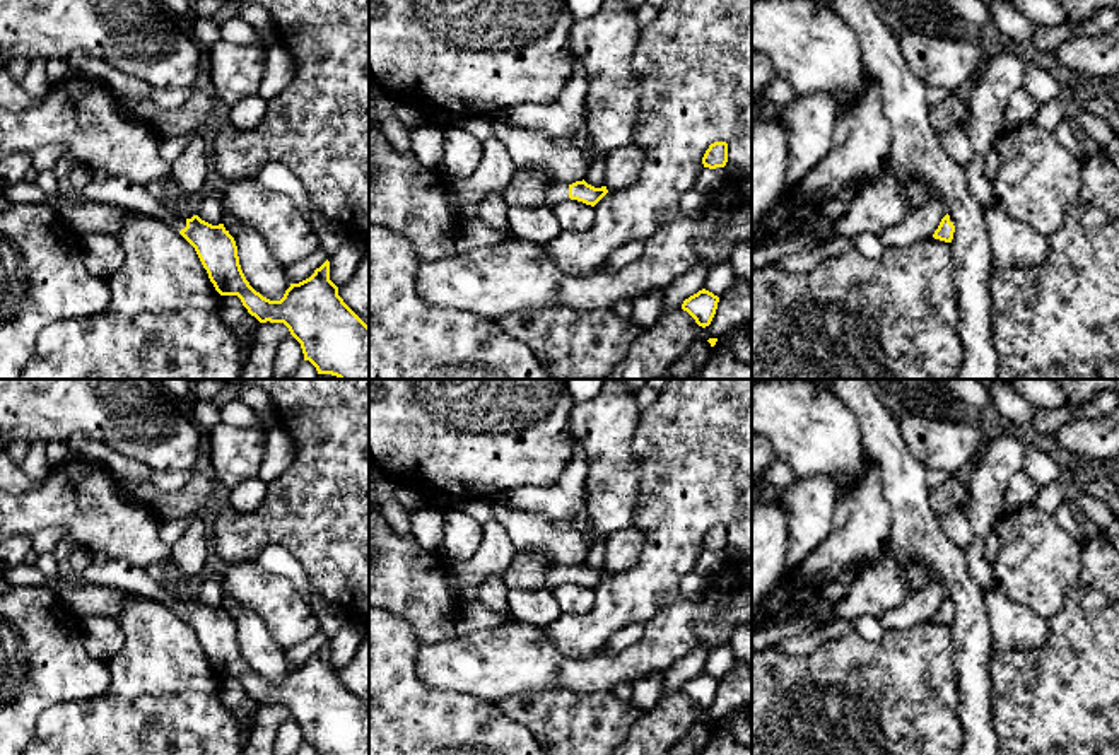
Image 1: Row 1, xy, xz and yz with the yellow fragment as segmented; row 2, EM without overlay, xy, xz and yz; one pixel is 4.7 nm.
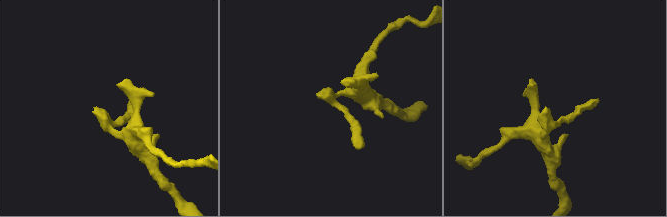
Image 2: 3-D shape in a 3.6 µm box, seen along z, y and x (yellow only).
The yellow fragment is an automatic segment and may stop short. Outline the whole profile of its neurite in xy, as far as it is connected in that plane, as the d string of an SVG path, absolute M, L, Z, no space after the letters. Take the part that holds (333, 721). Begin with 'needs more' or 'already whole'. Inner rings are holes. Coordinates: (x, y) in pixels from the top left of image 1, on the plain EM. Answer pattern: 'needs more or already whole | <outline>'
needs more | M125 560L92 562L79 576L89 584L154 600L179 615L195 630L215 673L237 678L260 705L284 705L318 755L369 755L369 709L338 678L328 642L309 661L290 666L280 683L270 683L246 663L224 606L212 608L198 598L185 603L144 567Z

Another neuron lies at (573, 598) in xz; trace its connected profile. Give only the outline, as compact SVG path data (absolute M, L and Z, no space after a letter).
M569 581L557 586L552 593L562 613L569 613L574 617L586 615L595 605L595 589L577 582Z

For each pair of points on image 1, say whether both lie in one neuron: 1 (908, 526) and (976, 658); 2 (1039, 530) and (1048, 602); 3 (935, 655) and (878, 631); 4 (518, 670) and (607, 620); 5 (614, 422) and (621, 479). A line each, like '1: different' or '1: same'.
1: same
2: same
3: different
4: different
5: same

